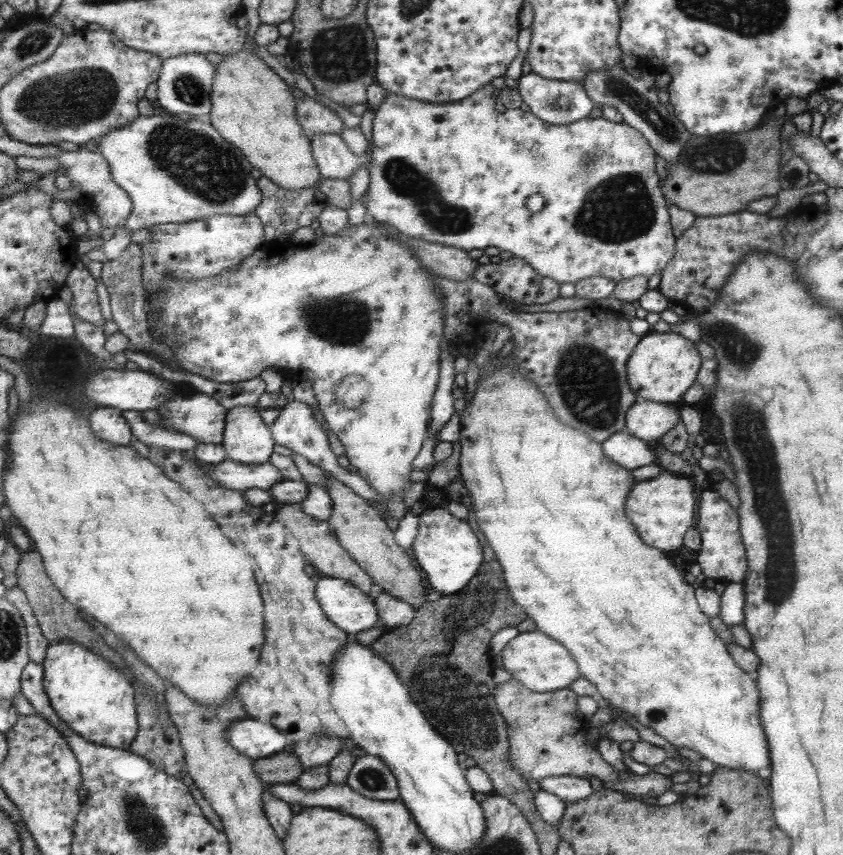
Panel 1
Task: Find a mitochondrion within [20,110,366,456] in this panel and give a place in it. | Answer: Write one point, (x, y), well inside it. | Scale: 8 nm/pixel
(205, 167)

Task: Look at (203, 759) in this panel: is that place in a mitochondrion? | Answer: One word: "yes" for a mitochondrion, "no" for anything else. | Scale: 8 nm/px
no

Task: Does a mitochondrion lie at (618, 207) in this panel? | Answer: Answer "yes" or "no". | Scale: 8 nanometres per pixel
yes

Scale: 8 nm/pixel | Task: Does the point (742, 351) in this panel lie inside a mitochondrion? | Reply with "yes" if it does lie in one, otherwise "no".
yes

